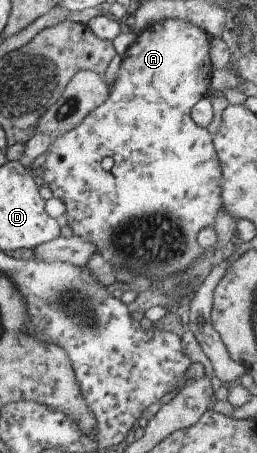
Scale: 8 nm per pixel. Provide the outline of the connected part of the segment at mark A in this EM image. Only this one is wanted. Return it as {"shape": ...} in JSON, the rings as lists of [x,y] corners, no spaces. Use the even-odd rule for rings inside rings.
{"shape":[[[175,17],[166,18],[149,25],[137,34],[134,42],[129,45],[121,55],[122,62],[118,70],[115,84],[108,91],[108,97],[103,104],[95,107],[75,128],[61,133],[57,138],[52,138],[46,151],[44,164],[40,167],[41,178],[47,184],[51,194],[63,202],[65,211],[62,221],[71,228],[73,235],[81,240],[91,243],[96,253],[116,270],[118,266],[127,266],[127,270],[144,277],[146,287],[166,285],[179,273],[193,267],[193,262],[202,255],[203,249],[197,242],[198,232],[205,227],[212,226],[215,212],[220,210],[221,171],[217,160],[216,150],[212,143],[212,137],[206,129],[197,126],[190,117],[193,105],[209,90],[208,80],[211,72],[210,56],[208,53],[209,35],[198,26]]]}

